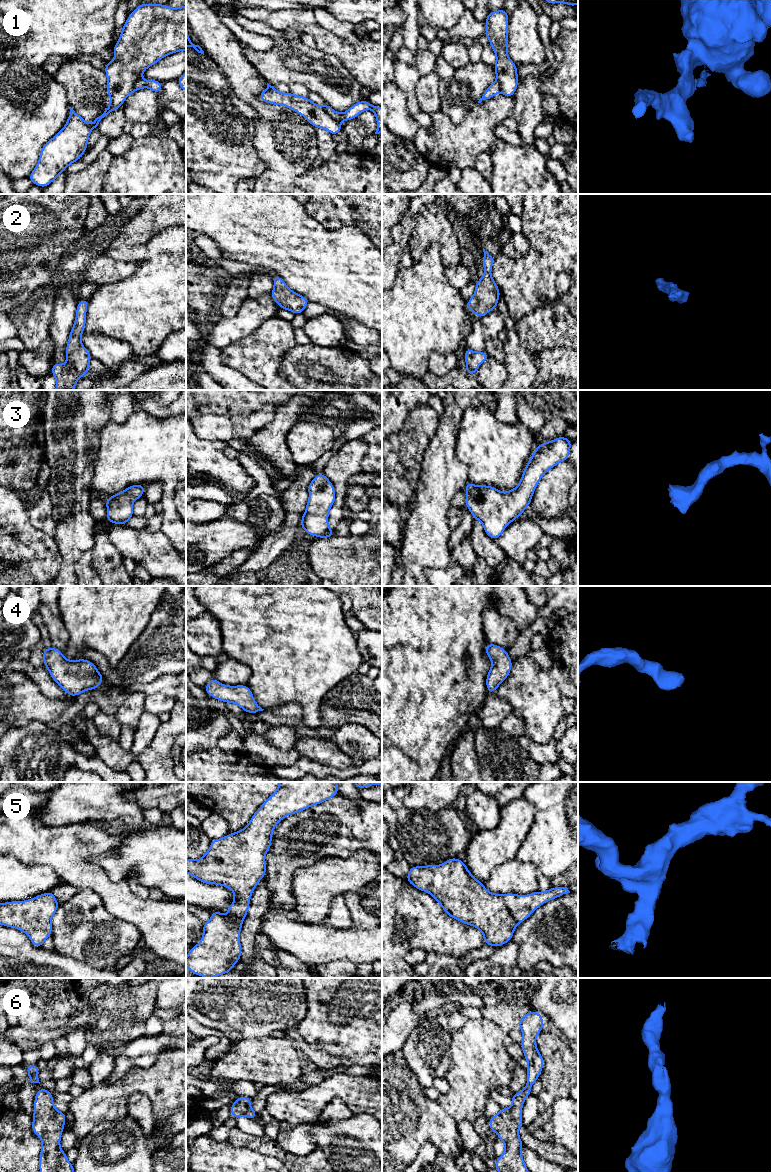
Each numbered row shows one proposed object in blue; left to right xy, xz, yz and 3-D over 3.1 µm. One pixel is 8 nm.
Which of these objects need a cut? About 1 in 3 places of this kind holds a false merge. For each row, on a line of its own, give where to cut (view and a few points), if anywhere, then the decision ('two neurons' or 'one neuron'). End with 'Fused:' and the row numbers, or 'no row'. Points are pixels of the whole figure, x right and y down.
1: xz (322, 107), (338, 122) | two neurons
2: no cut | one neuron
3: no cut | one neuron
4: no cut | one neuron
5: no cut | one neuron
6: no cut | one neuron
Fused: 1

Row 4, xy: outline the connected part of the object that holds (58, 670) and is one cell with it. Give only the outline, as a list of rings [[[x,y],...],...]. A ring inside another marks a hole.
[[[45,647],[43,664],[48,669],[51,678],[71,697],[86,690],[98,689],[105,680],[91,661],[66,660],[63,653],[54,647]]]

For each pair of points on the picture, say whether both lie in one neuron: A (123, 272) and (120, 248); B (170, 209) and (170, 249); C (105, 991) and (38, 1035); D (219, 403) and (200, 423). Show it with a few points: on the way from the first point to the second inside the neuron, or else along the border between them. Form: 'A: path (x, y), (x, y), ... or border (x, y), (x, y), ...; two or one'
A: border (101, 254), (136, 263); two
B: border (175, 225), (163, 228), (149, 238); two
C: path (92, 1009), (81, 1020), (56, 1033); one
D: border (233, 414), (202, 413), (196, 416); two

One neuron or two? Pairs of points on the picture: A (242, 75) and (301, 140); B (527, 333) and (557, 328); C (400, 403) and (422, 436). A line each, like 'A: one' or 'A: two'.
A: one
B: one
C: two

